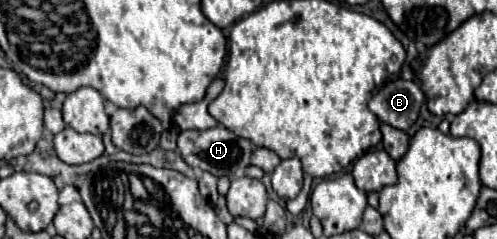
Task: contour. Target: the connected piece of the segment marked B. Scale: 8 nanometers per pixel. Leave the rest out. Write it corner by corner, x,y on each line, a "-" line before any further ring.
394,80
376,90
368,108
378,116
380,122
390,124
398,130
408,130
424,104
424,94
412,80

